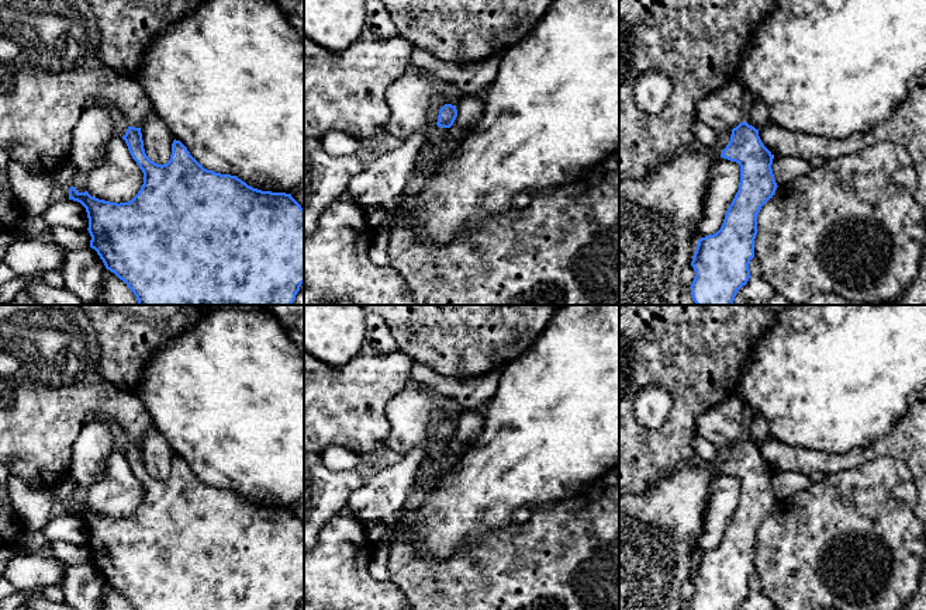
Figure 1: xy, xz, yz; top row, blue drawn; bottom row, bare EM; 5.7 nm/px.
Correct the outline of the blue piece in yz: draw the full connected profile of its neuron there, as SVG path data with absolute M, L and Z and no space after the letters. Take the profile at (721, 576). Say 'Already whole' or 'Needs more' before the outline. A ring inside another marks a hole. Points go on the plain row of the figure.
Already whole. M747 437L732 444L721 472L740 481L739 505L721 544L698 555L691 576L695 586L691 610L736 610L747 599L757 530L778 502L771 484L774 469L763 460L759 444Z

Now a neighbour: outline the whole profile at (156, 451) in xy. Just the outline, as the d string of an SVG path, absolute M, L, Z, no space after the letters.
M152 429L142 439L141 448L146 471L158 479L166 479L170 475L172 458L175 455L167 440Z

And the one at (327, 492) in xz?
M304 450L304 554L317 545L322 527L339 516L348 506L350 495L362 485L363 479L356 468L331 471L325 467L321 454Z

